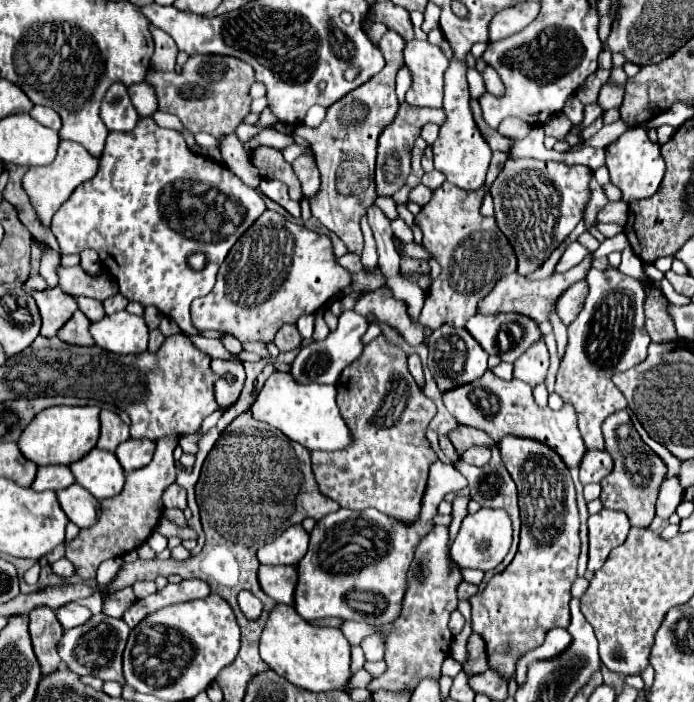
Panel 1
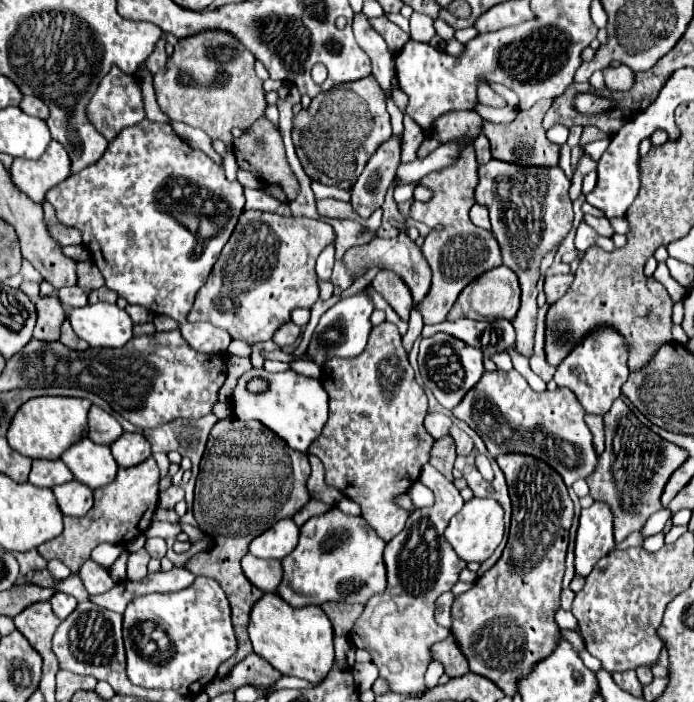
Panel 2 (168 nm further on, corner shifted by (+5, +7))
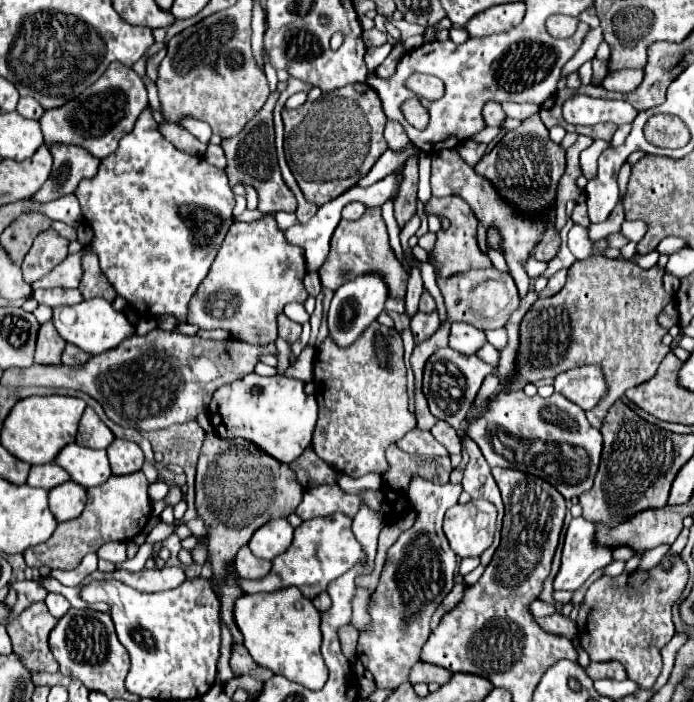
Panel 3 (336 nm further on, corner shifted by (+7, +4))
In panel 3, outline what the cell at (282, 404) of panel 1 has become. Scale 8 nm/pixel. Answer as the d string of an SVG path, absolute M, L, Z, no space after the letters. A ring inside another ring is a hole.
M255 372L221 386L211 400L209 418L215 432L221 436L241 436L257 442L261 450L273 454L279 462L291 464L311 444L311 436L317 424L317 400L303 390L303 382L281 374L263 378ZM259 386L261 394L251 394L251 388Z

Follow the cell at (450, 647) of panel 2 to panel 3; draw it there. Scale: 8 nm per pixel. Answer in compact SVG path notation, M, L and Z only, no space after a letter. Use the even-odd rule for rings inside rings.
M417 662L417 666L413 666L411 674L409 674L409 680L411 684L417 684L417 682L437 682L437 684L447 684L451 680L453 672L437 666L437 664L429 664L429 662Z

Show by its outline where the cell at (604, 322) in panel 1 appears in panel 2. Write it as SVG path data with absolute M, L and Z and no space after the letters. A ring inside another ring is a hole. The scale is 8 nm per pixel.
M597 329L595 333L587 335L583 343L579 343L567 355L567 359L561 361L555 373L555 383L571 389L587 413L605 415L611 409L611 403L621 395L621 385L627 381L627 377L627 343L613 329Z

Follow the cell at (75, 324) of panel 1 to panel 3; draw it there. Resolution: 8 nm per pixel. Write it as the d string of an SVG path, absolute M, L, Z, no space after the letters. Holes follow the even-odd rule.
M67 344L65 350L63 350L61 362L73 366L73 364L85 364L89 358L91 358L91 354L85 354L81 348L77 348L77 346L73 346L73 344Z

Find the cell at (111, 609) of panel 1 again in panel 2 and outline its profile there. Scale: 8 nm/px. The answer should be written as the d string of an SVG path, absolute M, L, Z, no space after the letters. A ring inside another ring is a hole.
M87 559L87 561L81 565L81 569L79 569L79 579L81 579L81 583L85 585L87 593L91 593L91 595L105 593L105 591L109 591L109 589L115 585L115 581L109 577L107 569L101 567L101 565L97 565L93 559Z

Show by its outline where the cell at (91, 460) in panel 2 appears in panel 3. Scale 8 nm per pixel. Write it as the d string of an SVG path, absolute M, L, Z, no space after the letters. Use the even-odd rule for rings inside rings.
M77 442L65 446L61 454L57 454L55 462L69 472L73 482L81 484L83 488L101 486L111 476L107 452L83 448Z

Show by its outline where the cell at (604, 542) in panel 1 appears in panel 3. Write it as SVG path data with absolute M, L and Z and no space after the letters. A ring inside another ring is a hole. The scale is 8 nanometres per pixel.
M583 516L571 520L565 534L563 560L555 578L555 590L577 590L593 572L613 562L611 550L597 542L595 532L595 522L589 522Z

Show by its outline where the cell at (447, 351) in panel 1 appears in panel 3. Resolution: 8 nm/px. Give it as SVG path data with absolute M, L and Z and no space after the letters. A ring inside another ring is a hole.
M449 346L431 354L423 372L423 394L429 402L429 410L433 412L433 416L445 420L455 430L461 428L461 422L467 418L467 412L471 410L485 376L491 372L493 368L479 356L465 356Z

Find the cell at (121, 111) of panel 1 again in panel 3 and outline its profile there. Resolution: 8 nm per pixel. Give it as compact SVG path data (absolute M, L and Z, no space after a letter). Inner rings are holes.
M111 62L105 74L93 86L89 86L81 98L75 98L57 110L47 110L39 122L45 144L79 144L97 158L105 158L117 150L119 140L133 130L139 114L147 106L145 82L131 68L121 66L121 62Z

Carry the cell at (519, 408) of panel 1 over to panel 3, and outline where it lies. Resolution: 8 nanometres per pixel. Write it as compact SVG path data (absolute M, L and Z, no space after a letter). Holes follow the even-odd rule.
M505 386L487 402L487 410L465 424L469 438L477 442L489 466L513 468L545 478L565 500L579 496L593 486L601 456L601 432L589 426L585 412L561 394L541 398L525 396L523 390L505 390ZM577 448L583 448L579 456Z

